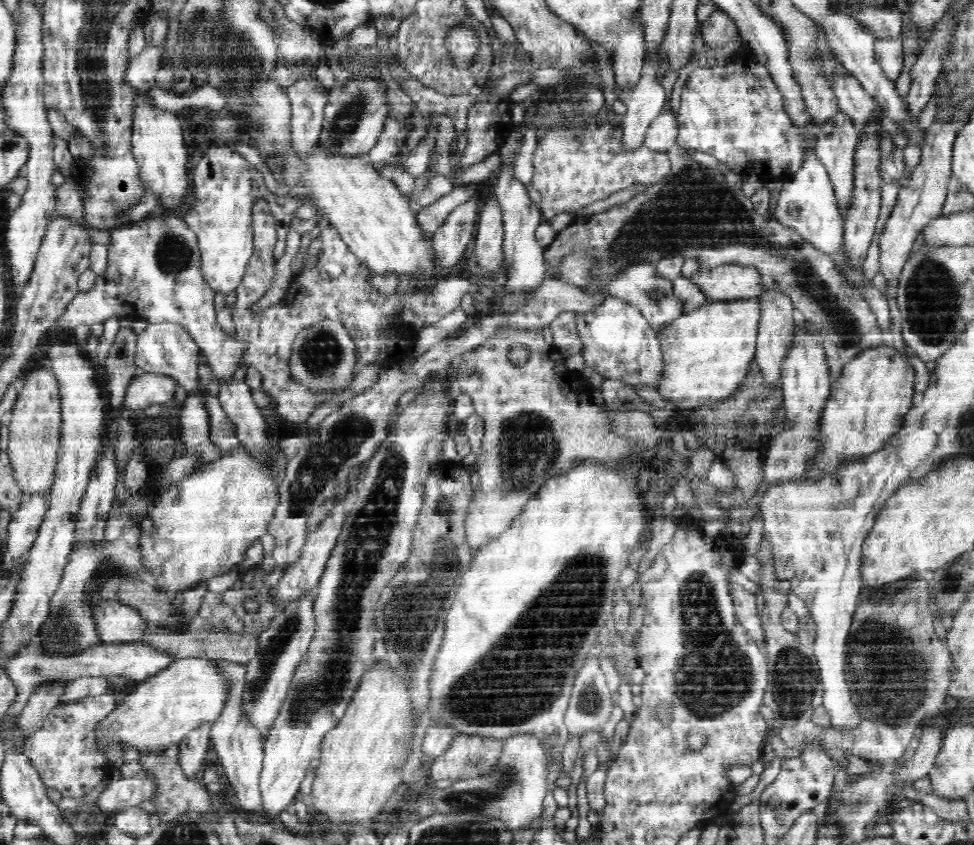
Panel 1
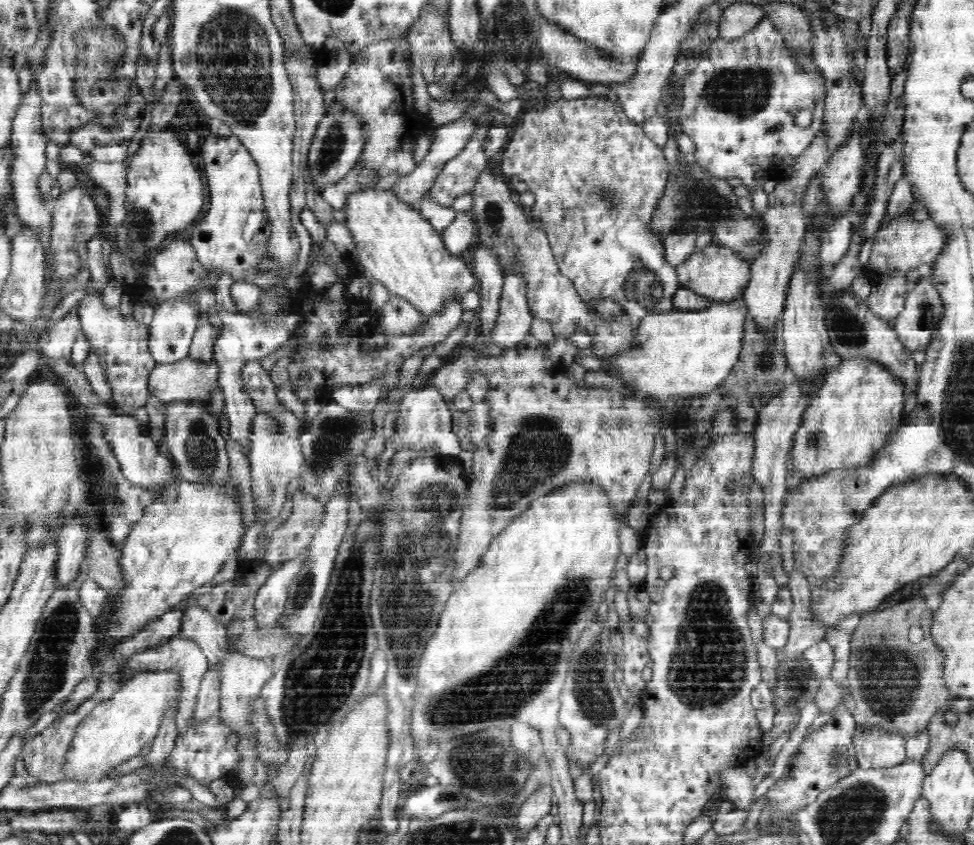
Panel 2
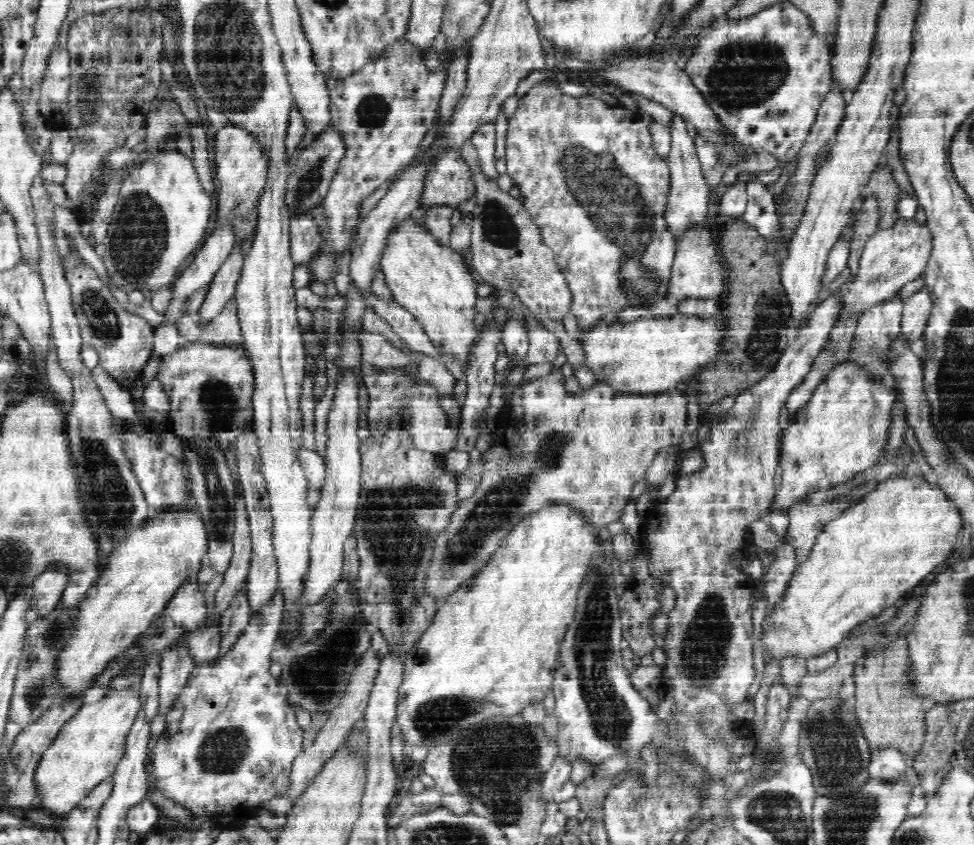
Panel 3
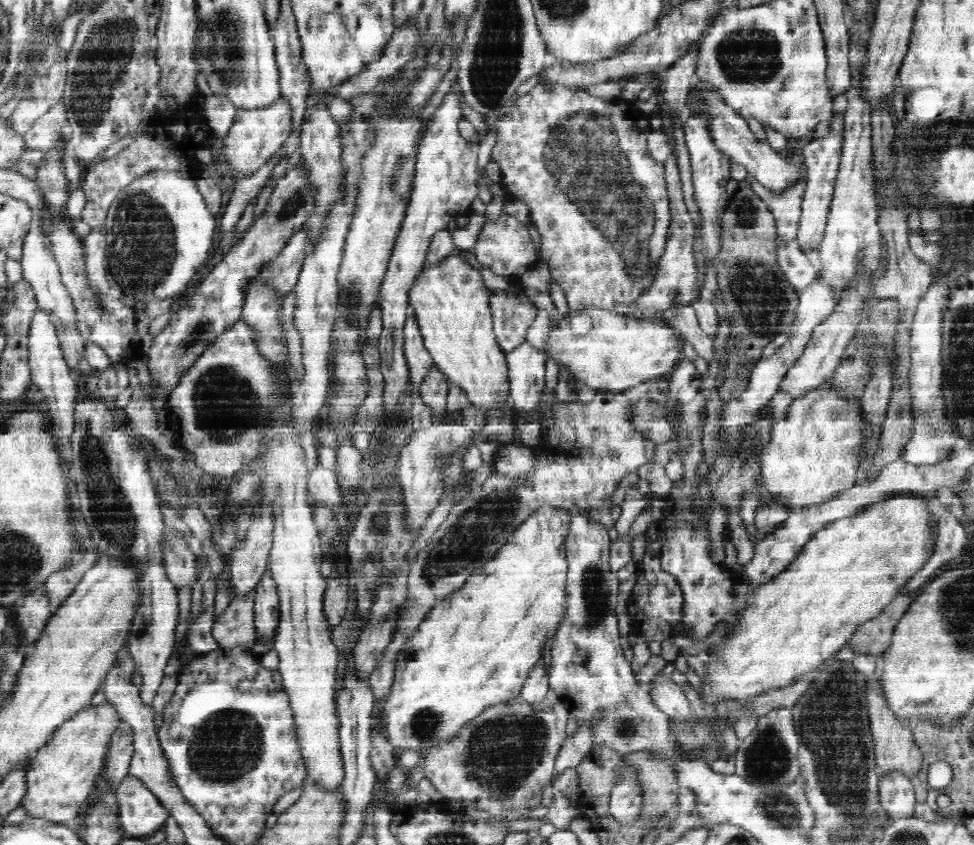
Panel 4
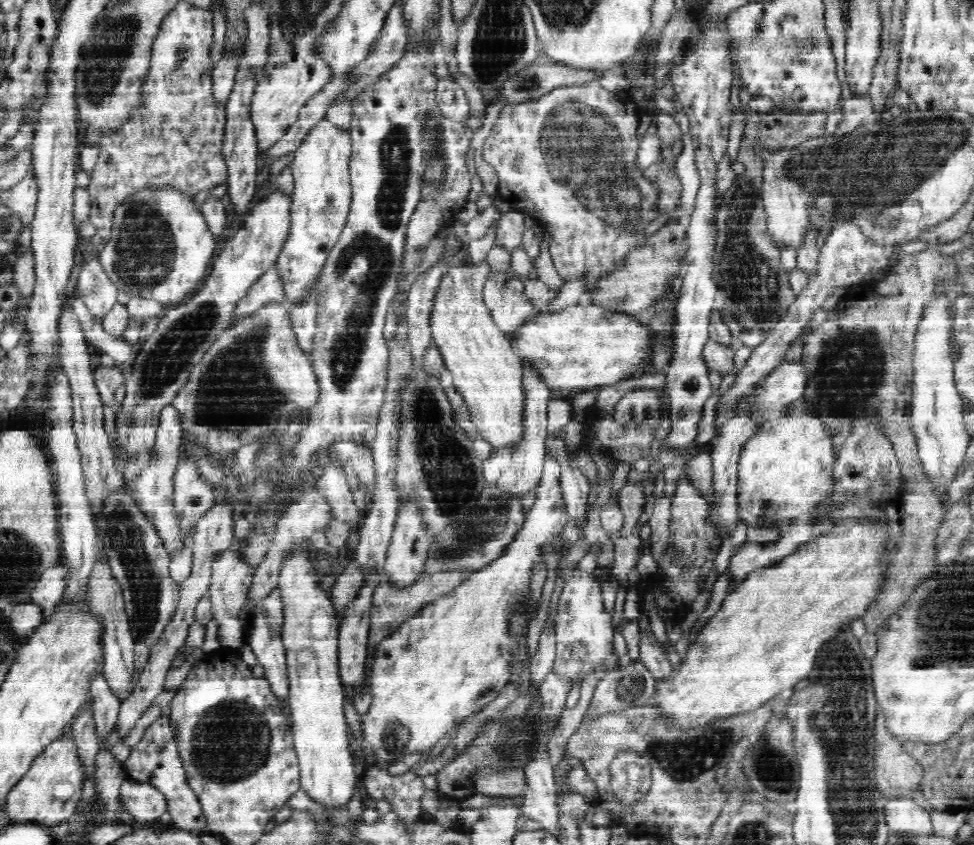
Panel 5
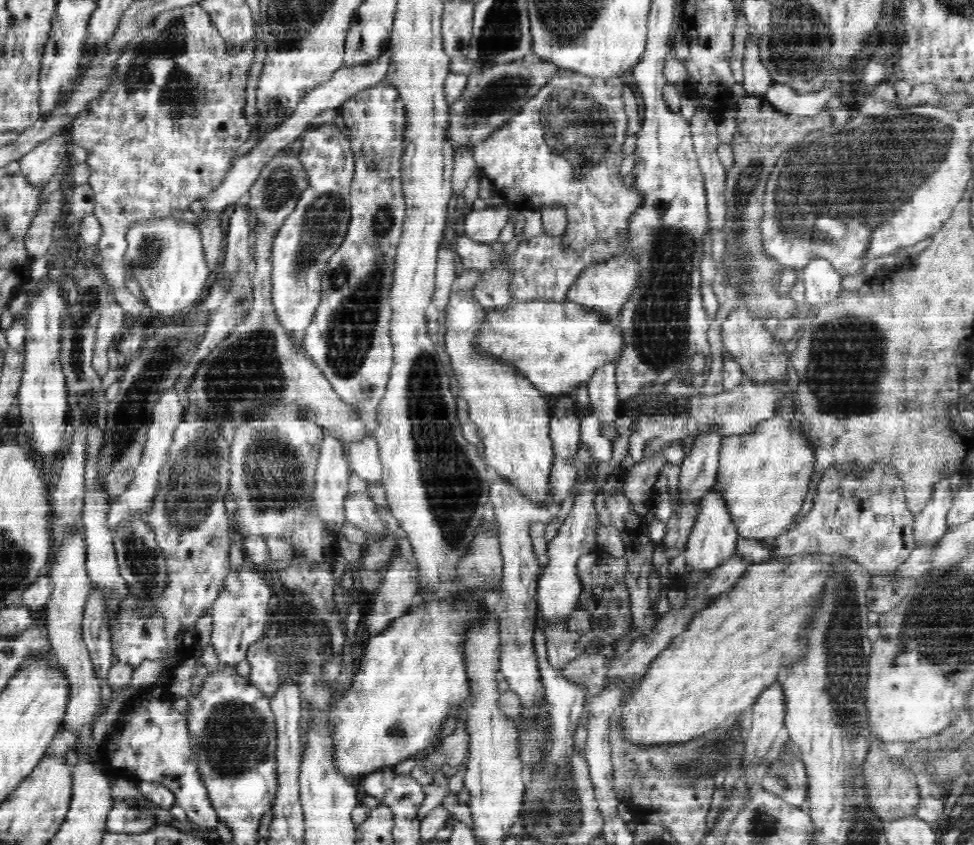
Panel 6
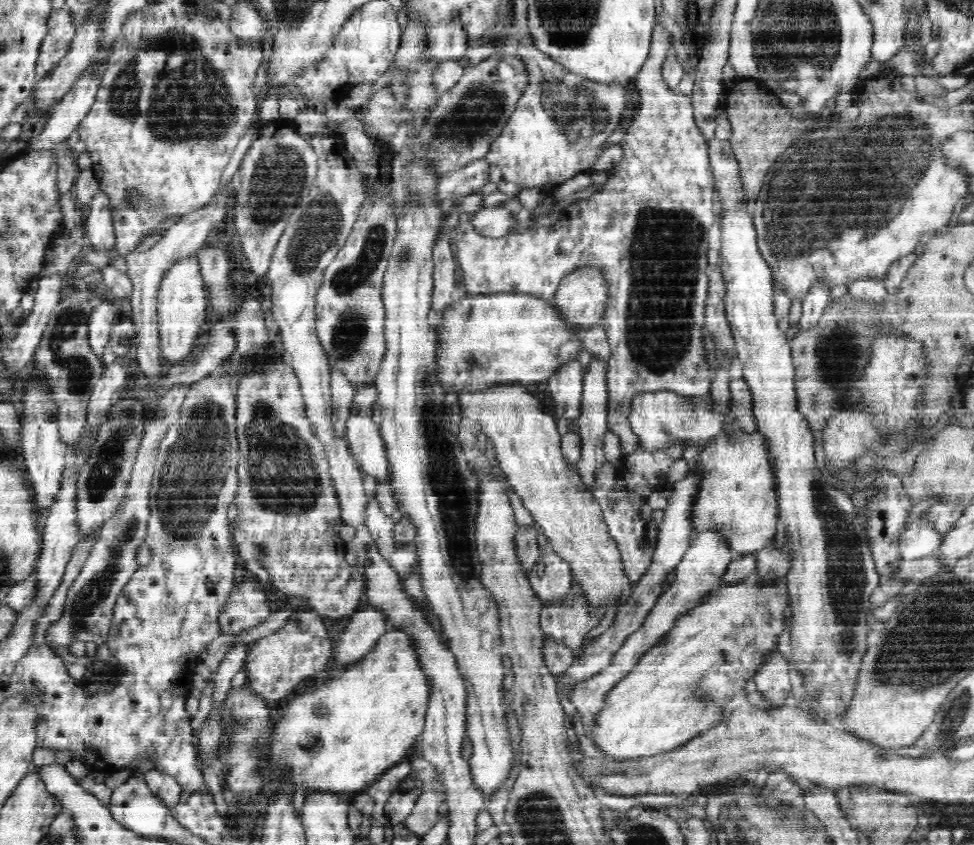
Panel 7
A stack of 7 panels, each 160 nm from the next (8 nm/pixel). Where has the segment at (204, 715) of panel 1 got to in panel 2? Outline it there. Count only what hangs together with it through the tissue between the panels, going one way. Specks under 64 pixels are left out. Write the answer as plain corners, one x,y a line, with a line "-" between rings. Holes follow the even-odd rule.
140,671
117,689
106,700
97,701
96,707
78,724
72,736
72,741
61,756
62,781
87,783
88,781
101,780
108,777
112,770
122,766
132,757
136,757
141,749
157,736
161,719
165,711
171,706
174,698
174,684
179,674
170,671

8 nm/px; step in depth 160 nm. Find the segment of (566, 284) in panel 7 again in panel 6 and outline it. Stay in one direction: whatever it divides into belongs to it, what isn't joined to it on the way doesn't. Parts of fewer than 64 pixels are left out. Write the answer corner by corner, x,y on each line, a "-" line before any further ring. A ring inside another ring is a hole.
608,260
608,262
590,266
570,284
565,301
576,304
582,311
598,313
609,321
614,321
621,306
633,292
637,280
637,264
633,260

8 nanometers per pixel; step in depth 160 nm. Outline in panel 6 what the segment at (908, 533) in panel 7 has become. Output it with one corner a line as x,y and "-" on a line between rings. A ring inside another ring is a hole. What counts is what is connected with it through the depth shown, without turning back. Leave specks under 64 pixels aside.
948,479
941,480
936,485
931,499
927,500
924,508
915,515
912,522
914,548
934,548
948,532
946,516
951,506
951,497

